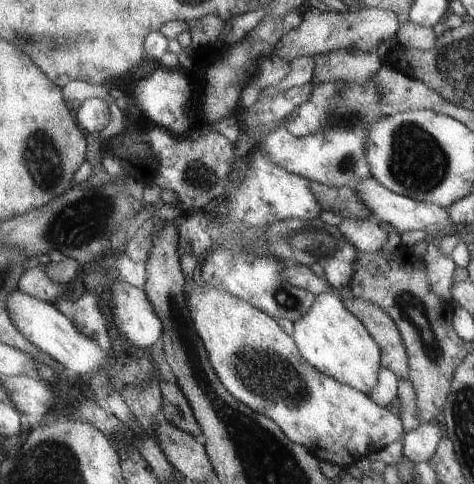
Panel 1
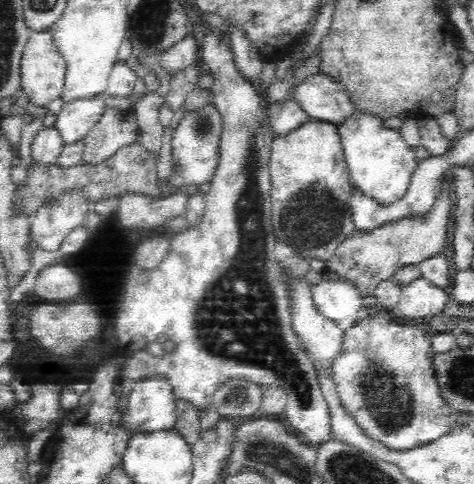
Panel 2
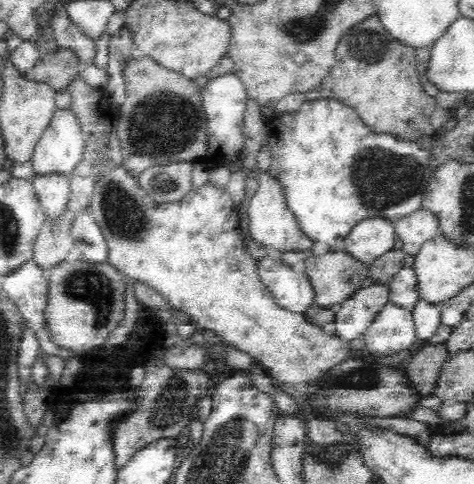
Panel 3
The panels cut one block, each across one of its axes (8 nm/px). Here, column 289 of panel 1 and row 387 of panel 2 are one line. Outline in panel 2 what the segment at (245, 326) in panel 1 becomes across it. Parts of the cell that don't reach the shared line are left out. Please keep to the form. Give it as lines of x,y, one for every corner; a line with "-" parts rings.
376,314
362,320
356,320
350,328
344,330
342,346
338,356
330,366
330,380
334,382
334,390
340,398
340,404
346,414
352,414
358,428
380,442
382,446
394,452
410,452
414,448
422,448
438,438
450,434
458,416
450,410
450,406
440,396
434,370
432,370
432,336
424,334
416,326
406,326
402,322
392,320
390,314

